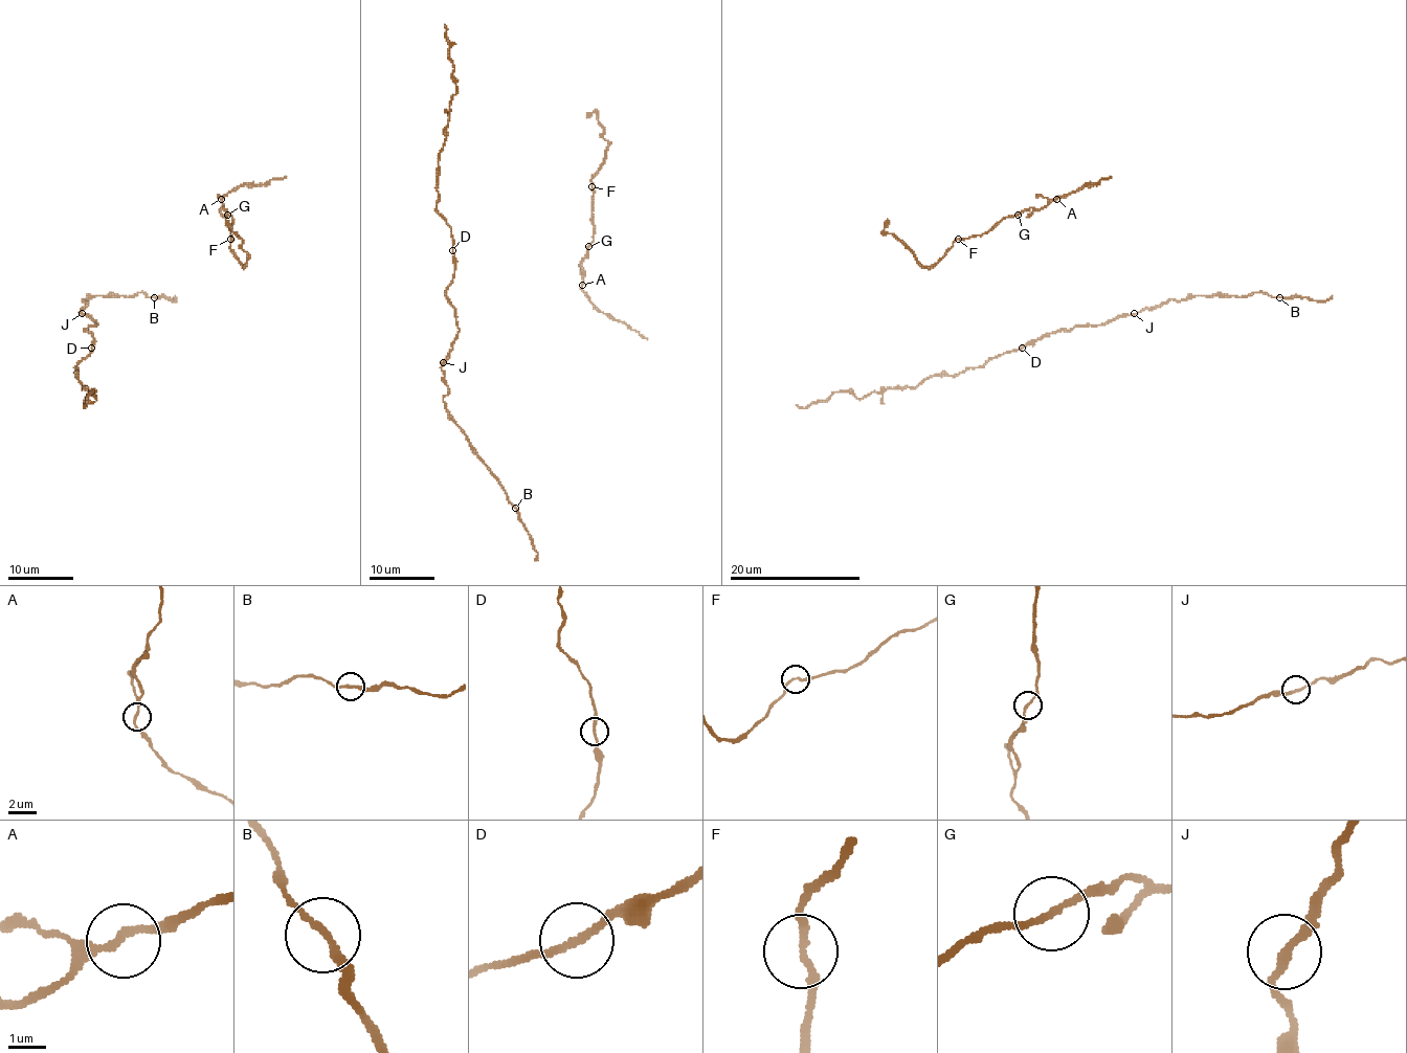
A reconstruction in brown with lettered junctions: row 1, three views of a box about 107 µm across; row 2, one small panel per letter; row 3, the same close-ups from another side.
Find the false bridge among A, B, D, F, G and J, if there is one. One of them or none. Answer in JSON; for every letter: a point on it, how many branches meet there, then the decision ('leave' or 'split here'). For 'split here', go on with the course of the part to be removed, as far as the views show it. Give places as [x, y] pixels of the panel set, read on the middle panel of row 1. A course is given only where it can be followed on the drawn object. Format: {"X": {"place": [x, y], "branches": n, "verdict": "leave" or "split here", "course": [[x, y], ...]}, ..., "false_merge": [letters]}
{"A": {"place": [582, 285], "branches": 2, "verdict": "leave"}, "B": {"place": [515, 508], "branches": 2, "verdict": "leave"}, "D": {"place": [452, 250], "branches": 2, "verdict": "leave"}, "F": {"place": [592, 186], "branches": 2, "verdict": "leave"}, "G": {"place": [588, 246], "branches": 2, "verdict": "leave"}, "J": {"place": [443, 362], "branches": 2, "verdict": "leave"}, "false_merge": []}

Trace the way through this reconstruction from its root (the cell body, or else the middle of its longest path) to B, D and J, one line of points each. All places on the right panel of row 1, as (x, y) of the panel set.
B: (1080, 325), (1103, 325), (1156, 309), (1170, 298), (1247, 297), (1253, 292), (1279, 297)
D: (1080, 325), (1046, 333), (1022, 348)
J: (1080, 325), (1103, 325), (1134, 313)

